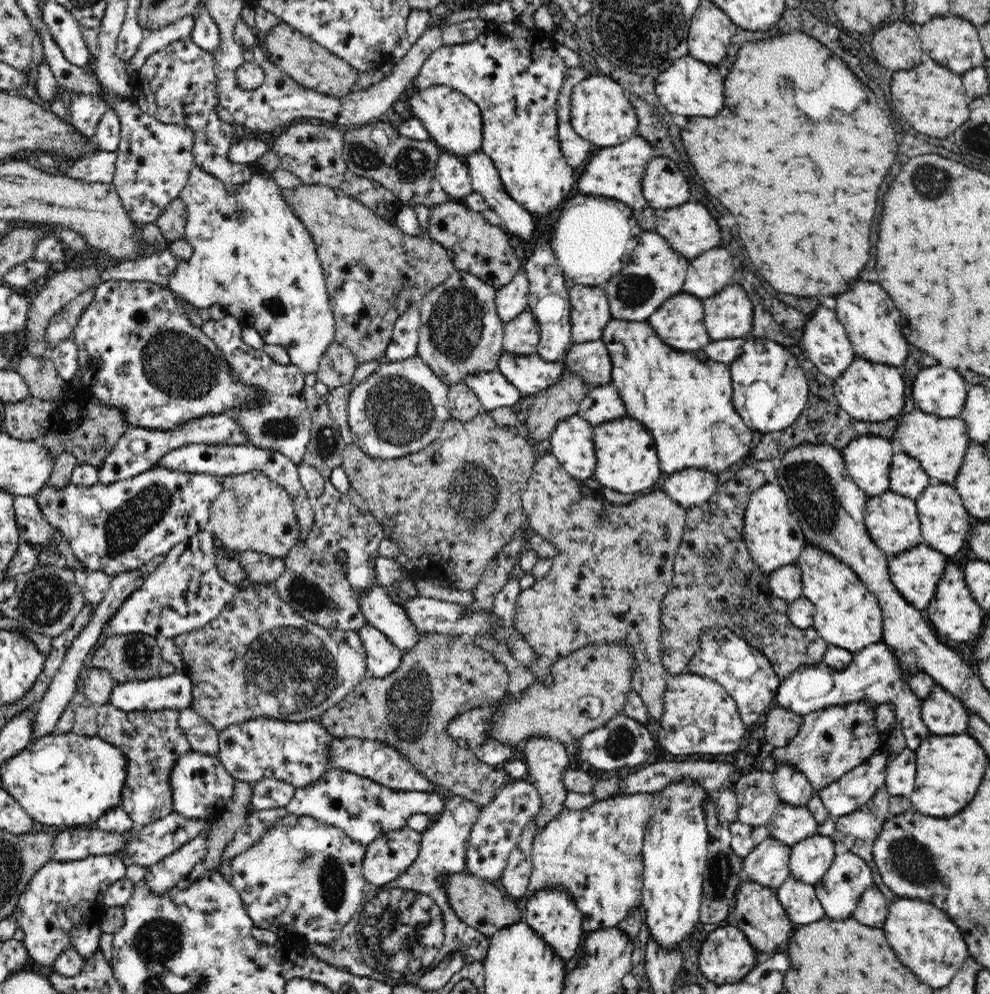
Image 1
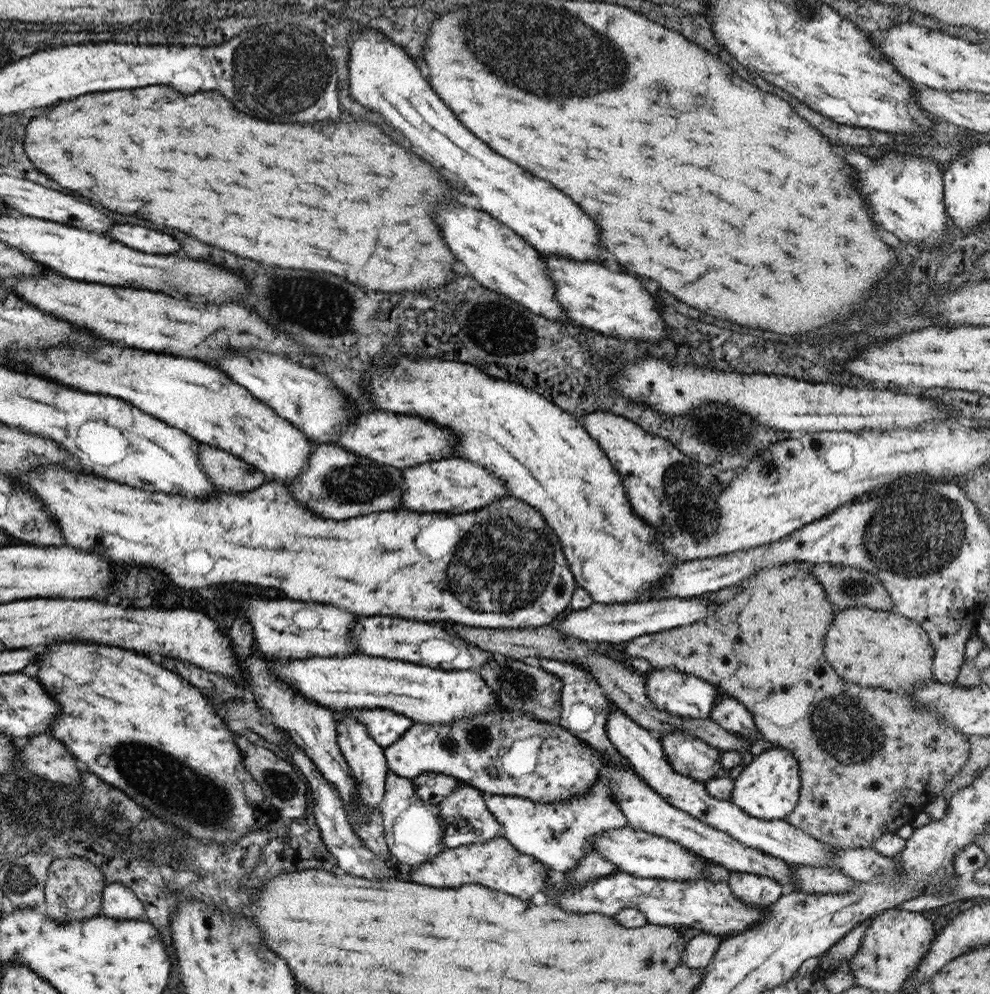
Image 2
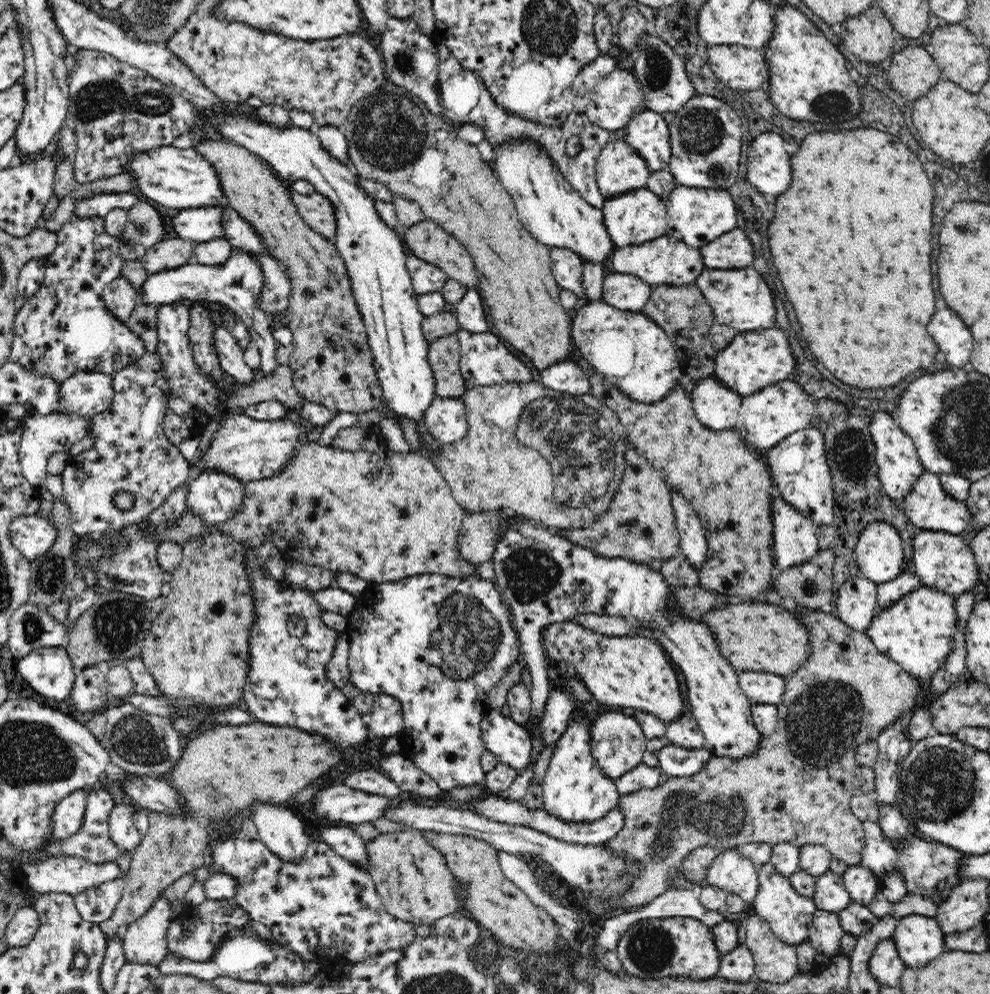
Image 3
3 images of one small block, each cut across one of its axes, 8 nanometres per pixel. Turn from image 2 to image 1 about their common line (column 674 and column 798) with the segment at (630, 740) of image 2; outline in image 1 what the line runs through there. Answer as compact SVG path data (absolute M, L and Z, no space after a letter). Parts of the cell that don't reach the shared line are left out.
M781 764L773 770L776 792L782 803L793 807L807 806L807 802L816 794L813 786L792 765Z

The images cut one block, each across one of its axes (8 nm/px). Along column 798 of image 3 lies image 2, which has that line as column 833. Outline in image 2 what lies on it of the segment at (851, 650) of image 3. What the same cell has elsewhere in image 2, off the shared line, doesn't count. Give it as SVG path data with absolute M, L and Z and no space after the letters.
M799 562L761 569L736 585L738 593L728 601L719 603L714 613L709 614L707 618L686 626L643 634L630 639L625 642L624 651L628 657L645 659L653 669L677 669L699 677L738 700L739 704L742 704L752 715L752 721L755 728L759 730L759 736L774 746L788 750L797 761L800 783L798 801L793 810L785 815L784 821L830 847L871 849L876 838L882 834L895 833L901 825L910 823L916 814L924 812L923 809L929 801L941 796L945 783L957 775L966 763L970 746L966 735L952 729L952 726L948 725L948 720L940 721L935 713L929 714L921 707L916 707L913 697L907 697L906 694L900 692L884 691L853 683L849 686L849 682L841 682L841 678L823 658L823 636L836 609L826 599L821 583L813 578L812 574L808 574L808 571L808 564Z

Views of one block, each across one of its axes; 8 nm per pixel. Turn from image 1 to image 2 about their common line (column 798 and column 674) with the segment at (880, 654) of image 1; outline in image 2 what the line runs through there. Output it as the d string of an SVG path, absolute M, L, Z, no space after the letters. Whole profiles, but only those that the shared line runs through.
M653 669L643 675L645 694L657 708L689 718L705 718L716 701L718 689L699 677L678 671L677 669Z

